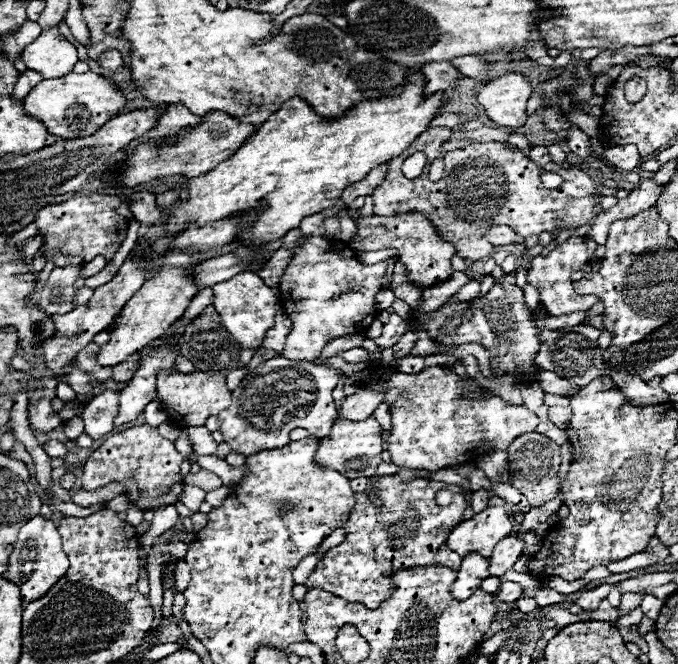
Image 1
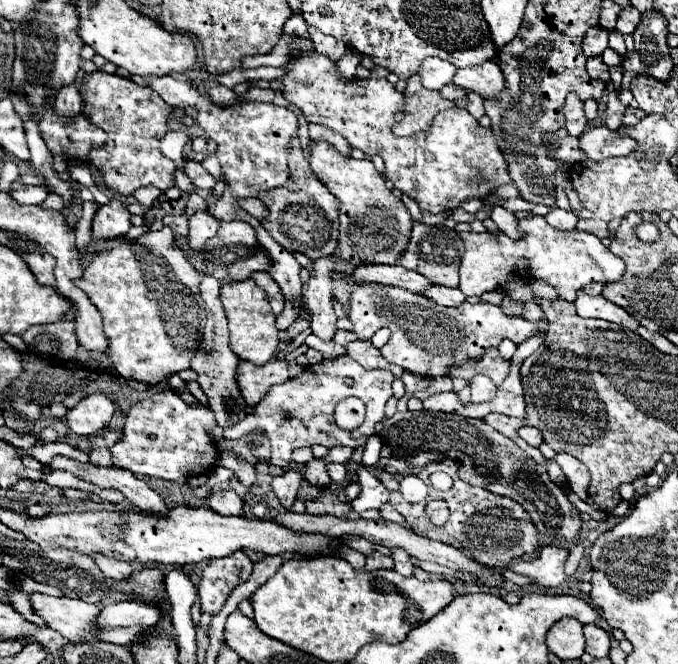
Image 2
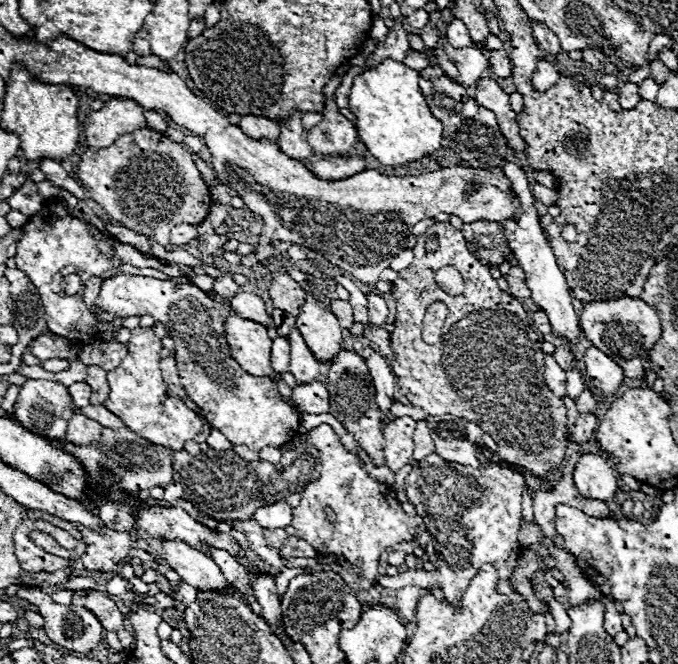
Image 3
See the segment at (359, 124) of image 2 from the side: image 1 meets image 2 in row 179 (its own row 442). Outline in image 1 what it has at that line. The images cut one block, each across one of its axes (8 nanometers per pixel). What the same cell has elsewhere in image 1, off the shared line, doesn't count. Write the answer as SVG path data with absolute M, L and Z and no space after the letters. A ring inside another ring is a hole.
M370 364L370 368L358 374L358 378L360 378L360 388L380 388L384 402L388 404L388 410L392 414L388 452L396 466L440 470L446 466L454 466L458 462L474 462L484 452L506 450L514 438L534 432L540 422L538 416L530 412L526 406L508 404L492 390L480 388L476 378L464 380L454 372L444 372L442 366L428 366L418 374L404 374L404 372L390 372L390 368L380 368L378 364ZM462 390L468 390L468 396L462 396Z

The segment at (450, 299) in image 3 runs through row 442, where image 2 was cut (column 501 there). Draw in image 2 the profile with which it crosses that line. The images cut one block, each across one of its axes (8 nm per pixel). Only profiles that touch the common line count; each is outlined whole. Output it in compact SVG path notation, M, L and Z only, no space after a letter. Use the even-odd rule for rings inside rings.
M442 460L442 462L432 462L426 464L424 468L420 468L418 478L422 478L428 484L428 498L424 502L430 500L446 500L450 506L450 518L444 526L434 526L428 516L424 514L424 502L418 504L410 504L406 502L398 490L390 492L390 504L394 506L396 512L400 512L404 516L404 520L410 524L412 532L420 534L420 536L428 536L430 540L440 540L446 542L458 550L462 550L466 556L474 558L476 562L484 564L484 566L492 566L492 568L502 568L506 566L510 560L514 558L522 558L524 554L534 552L540 544L538 544L538 532L532 524L532 520L528 518L528 512L514 500L510 498L502 498L498 494L492 494L484 488L478 486L470 486L466 482L462 482L458 476L458 462L456 460ZM432 472L446 472L452 476L454 484L448 492L440 492L436 488L430 486L430 474Z

